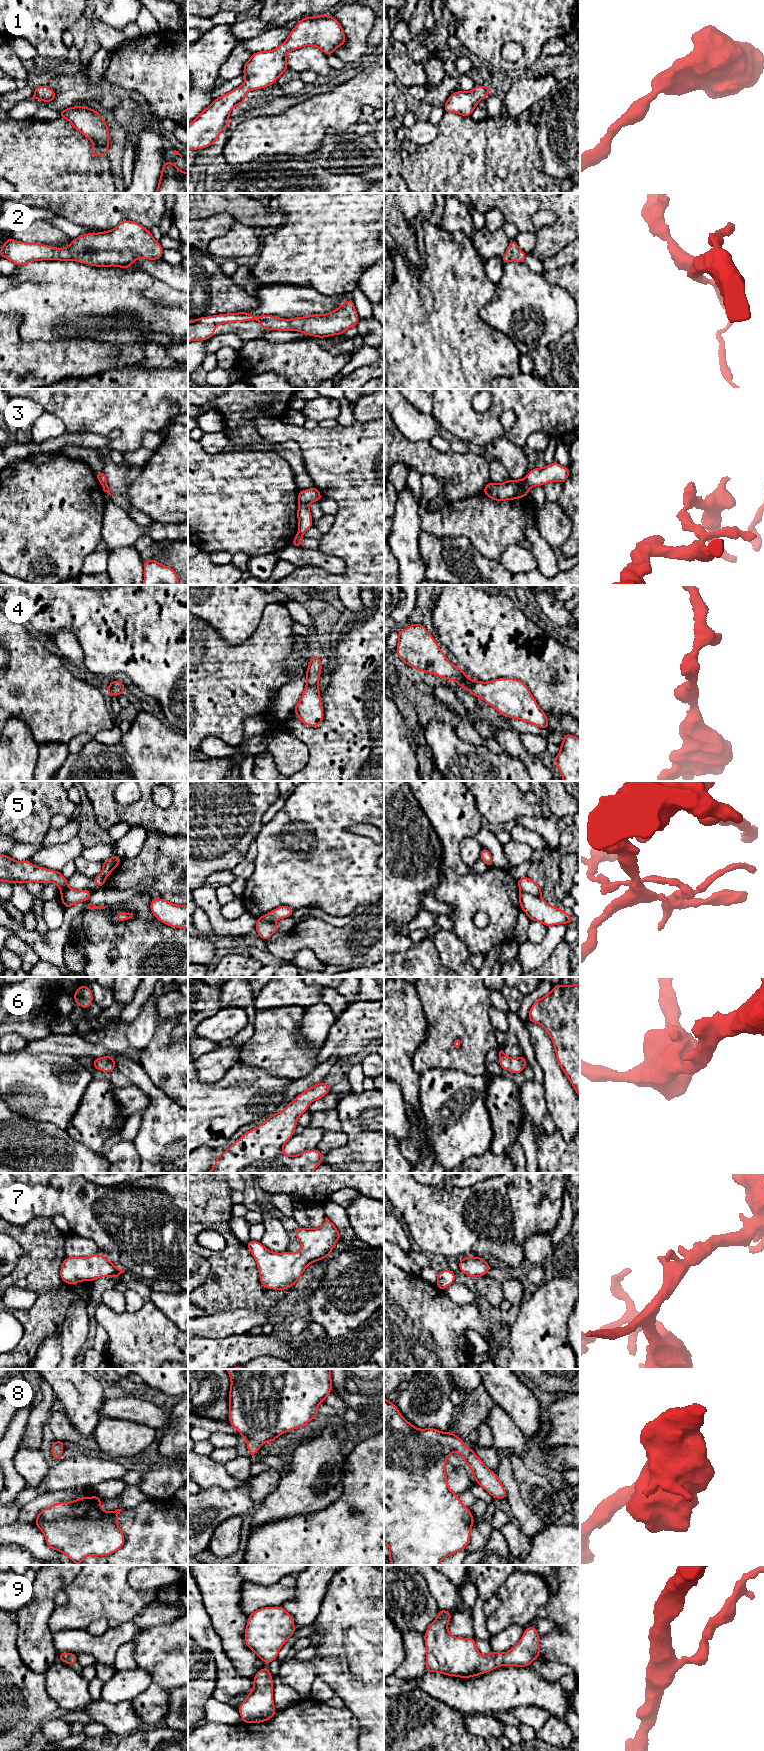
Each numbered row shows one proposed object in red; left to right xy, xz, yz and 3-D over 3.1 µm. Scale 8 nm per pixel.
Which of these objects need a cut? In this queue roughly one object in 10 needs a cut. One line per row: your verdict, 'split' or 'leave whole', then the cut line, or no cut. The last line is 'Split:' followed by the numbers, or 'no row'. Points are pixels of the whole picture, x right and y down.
1: leave whole | no cut
2: leave whole | no cut
3: split | yz (524, 478), (529, 487)
4: leave whole | no cut
5: split | yz (519, 890), (540, 896)
6: leave whole | no cut
7: leave whole | no cut
8: leave whole | no cut
9: leave whole | no cut
Split: 3, 5

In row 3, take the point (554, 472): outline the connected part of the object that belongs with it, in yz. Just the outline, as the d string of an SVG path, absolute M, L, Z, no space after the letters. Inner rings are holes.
M554 461L550 465L543 468L535 467L525 476L525 481L528 483L529 488L535 486L543 486L549 482L559 482L563 484L570 476L569 468L560 465Z

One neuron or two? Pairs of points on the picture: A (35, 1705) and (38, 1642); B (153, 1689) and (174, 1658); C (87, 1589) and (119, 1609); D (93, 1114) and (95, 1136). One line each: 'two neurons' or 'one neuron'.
A: two neurons
B: two neurons
C: one neuron
D: one neuron

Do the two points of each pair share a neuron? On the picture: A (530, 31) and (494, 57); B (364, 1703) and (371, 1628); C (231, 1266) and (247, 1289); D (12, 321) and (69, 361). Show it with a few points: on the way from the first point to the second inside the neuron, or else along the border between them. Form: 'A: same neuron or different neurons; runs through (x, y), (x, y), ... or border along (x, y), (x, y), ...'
A: same neuron; runs through (519, 31), (510, 31), (495, 46)
B: same neuron; runs through (371, 1684), (371, 1647)
C: same neuron; runs through (233, 1272), (234, 1276), (241, 1283)
D: same neuron; runs through (13, 339), (35, 361), (51, 361)

